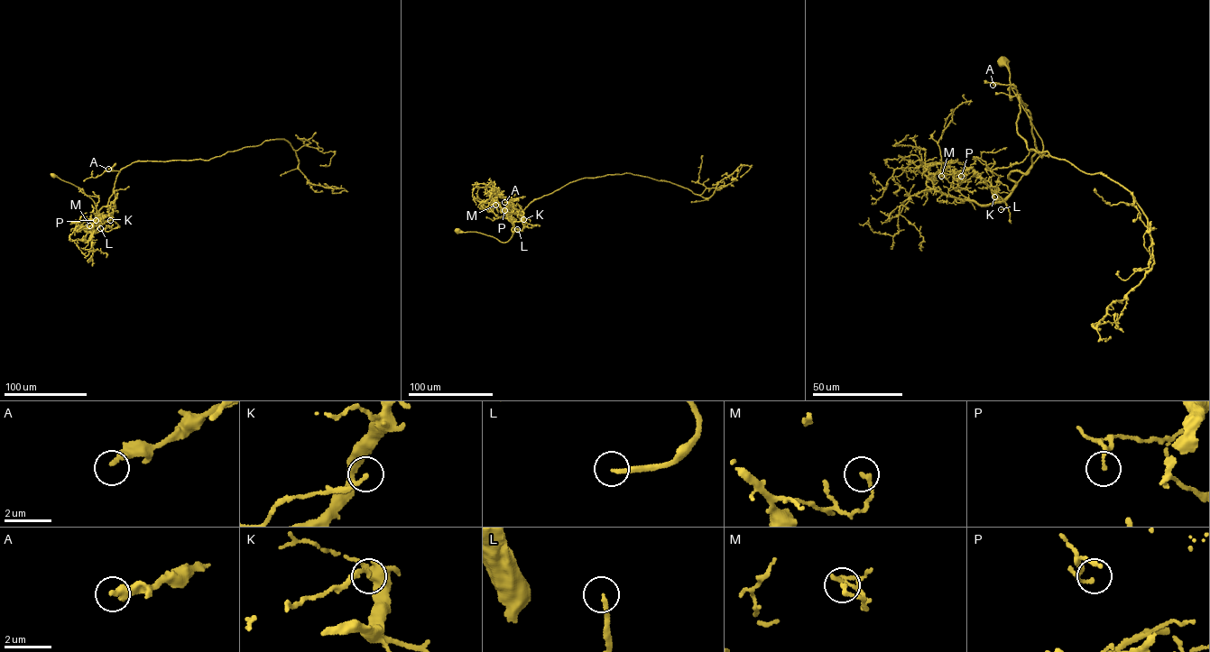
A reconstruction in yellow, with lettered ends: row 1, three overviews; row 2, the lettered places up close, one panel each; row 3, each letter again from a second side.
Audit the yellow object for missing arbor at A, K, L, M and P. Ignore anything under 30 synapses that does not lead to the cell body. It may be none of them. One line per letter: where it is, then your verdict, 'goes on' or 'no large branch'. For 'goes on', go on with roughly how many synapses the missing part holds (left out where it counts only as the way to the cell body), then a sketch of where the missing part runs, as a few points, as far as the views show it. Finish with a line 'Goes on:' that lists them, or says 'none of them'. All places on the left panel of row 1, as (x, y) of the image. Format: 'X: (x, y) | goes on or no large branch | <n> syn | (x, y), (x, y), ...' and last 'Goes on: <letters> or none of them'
A: (108, 169) | no large branch
K: (110, 220) | no large branch
L: (100, 228) | goes on | 60 syn | (100, 228), (109, 256), (116, 254), (117, 257)
M: (89, 225) | no large branch
P: (96, 220) | no large branch
Goes on: L

